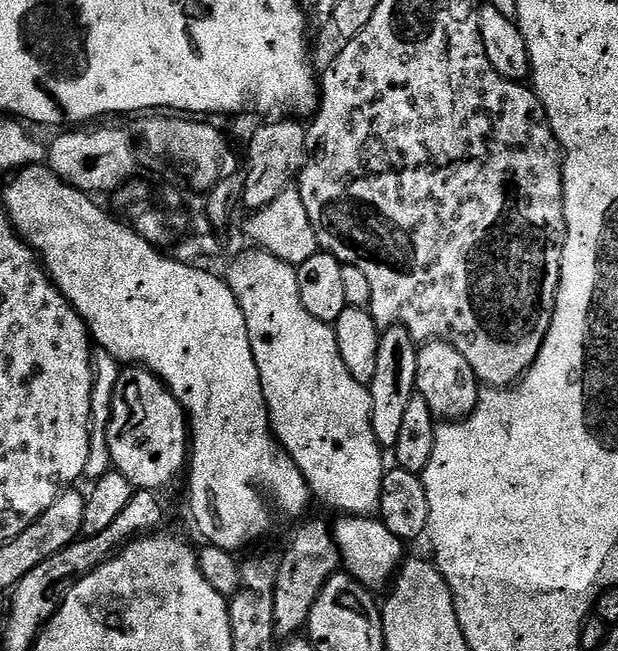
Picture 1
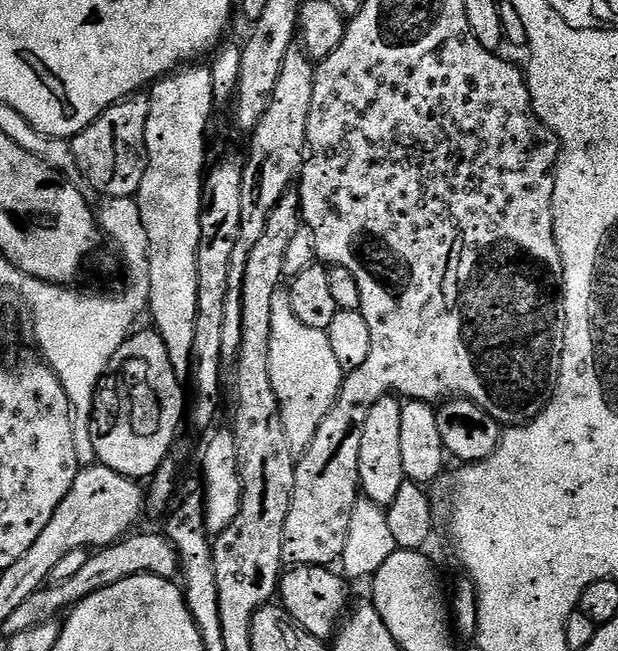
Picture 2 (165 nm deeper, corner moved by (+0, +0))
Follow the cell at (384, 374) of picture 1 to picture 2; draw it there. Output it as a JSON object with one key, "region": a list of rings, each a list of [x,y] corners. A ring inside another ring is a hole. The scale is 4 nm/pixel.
{"region":[[[395,395],[384,396],[366,414],[366,426],[362,430],[362,446],[358,454],[360,490],[367,499],[387,506],[394,502],[394,494],[406,479],[402,470],[402,416],[404,404]]]}

